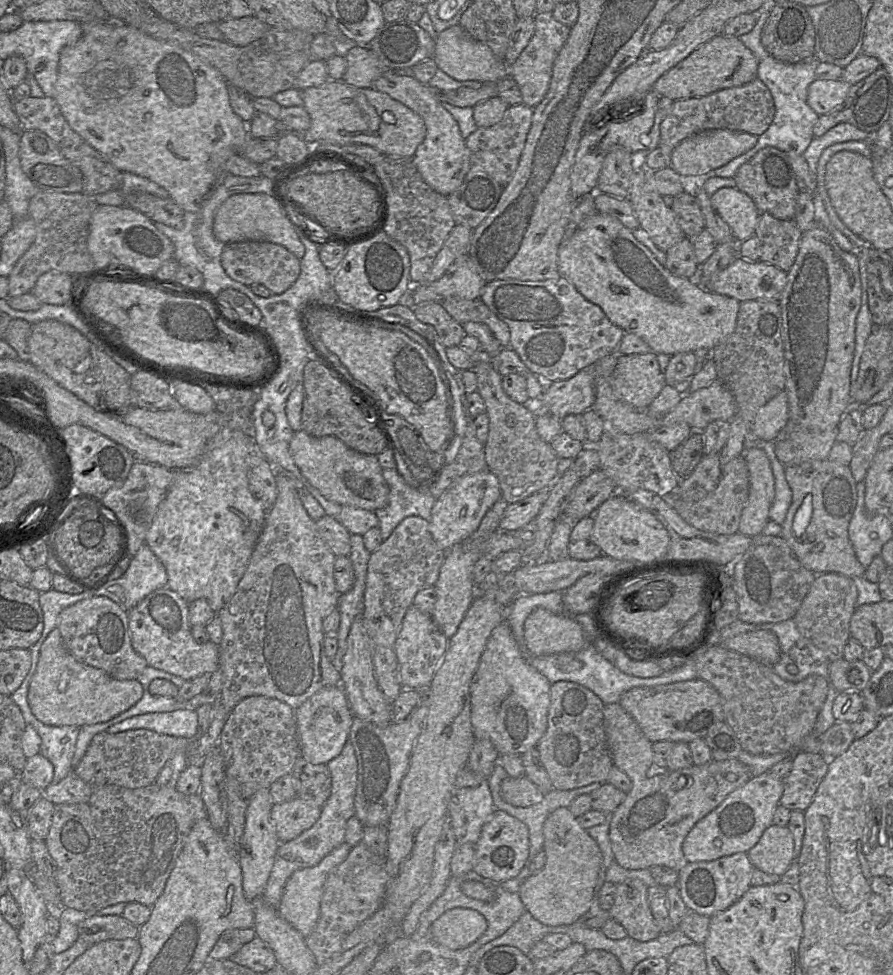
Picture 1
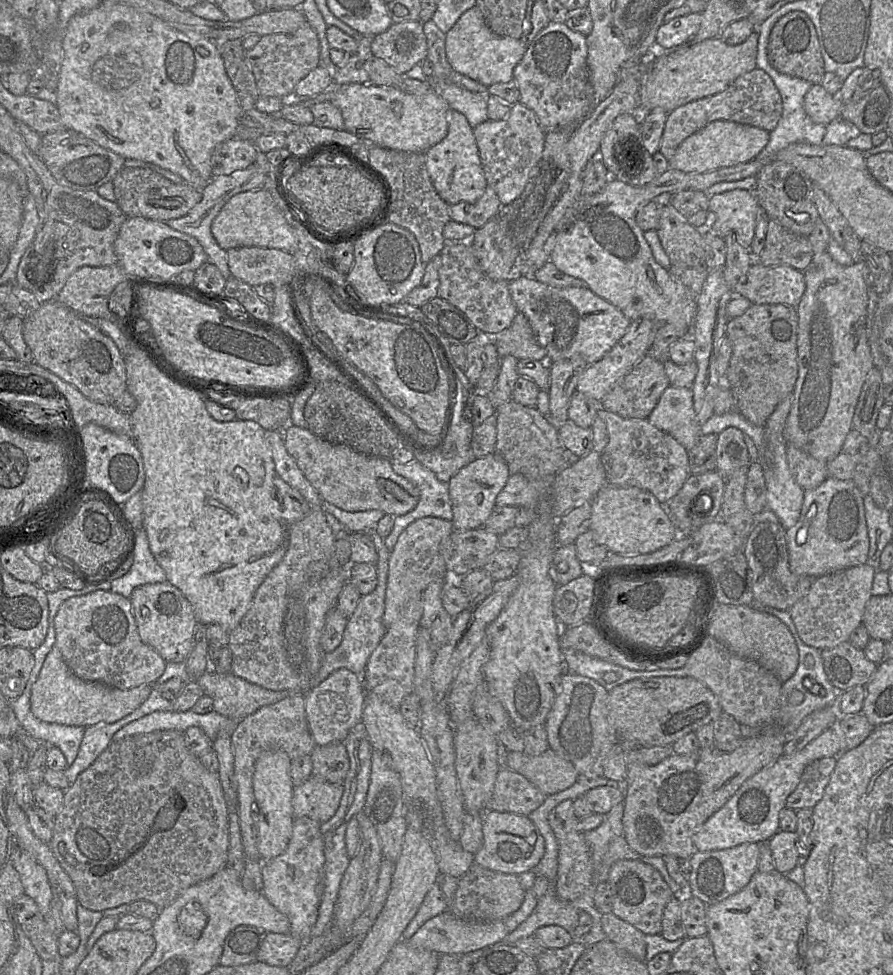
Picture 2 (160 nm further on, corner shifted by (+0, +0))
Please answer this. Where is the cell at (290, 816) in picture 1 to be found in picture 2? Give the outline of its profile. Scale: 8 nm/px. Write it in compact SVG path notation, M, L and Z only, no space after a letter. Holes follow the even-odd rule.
M311 775L293 790L294 818L307 817L323 823L337 811L344 792L343 783L330 783Z

